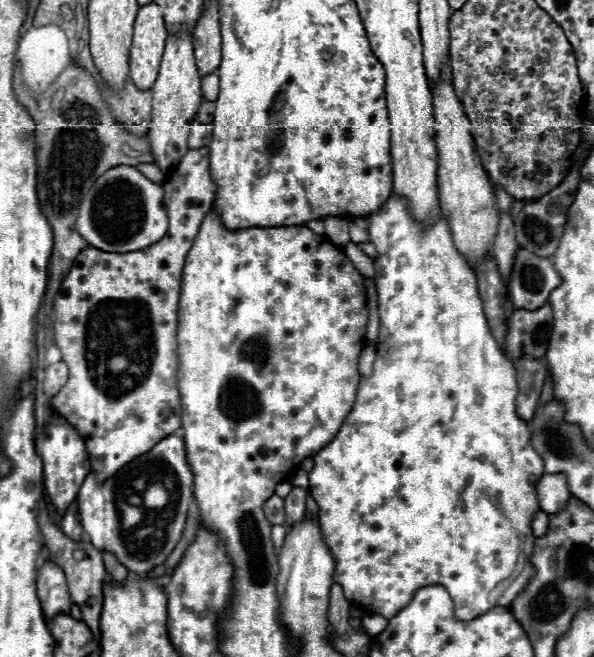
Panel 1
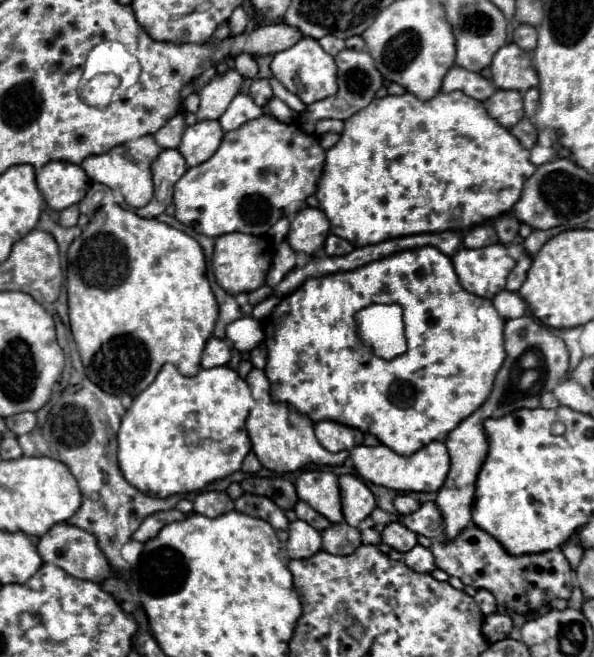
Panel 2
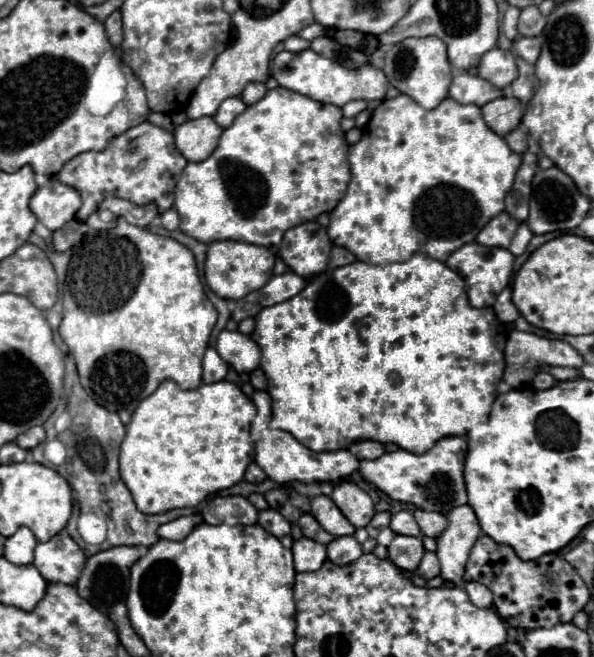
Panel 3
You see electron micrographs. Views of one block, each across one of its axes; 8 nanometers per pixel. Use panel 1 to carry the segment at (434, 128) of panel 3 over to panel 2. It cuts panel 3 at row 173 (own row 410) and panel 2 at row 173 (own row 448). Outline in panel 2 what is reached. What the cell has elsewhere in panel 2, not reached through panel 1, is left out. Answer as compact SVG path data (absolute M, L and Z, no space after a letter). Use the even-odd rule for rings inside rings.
M406 92L402 96L386 96L386 98L374 98L364 110L356 112L352 118L344 122L344 130L340 134L340 140L326 150L326 162L322 176L316 184L316 198L320 202L320 210L330 220L330 232L348 240L354 246L366 246L366 244L376 244L384 242L388 238L398 238L398 236L410 236L410 234L422 234L422 232L444 232L444 230L468 230L484 220L492 220L504 212L508 212L516 200L522 194L524 182L536 172L536 166L530 164L530 152L518 142L516 136L510 134L504 126L500 126L494 118L488 116L484 110L484 104L468 98L466 94L460 92L438 92L432 100L418 100L414 94Z

